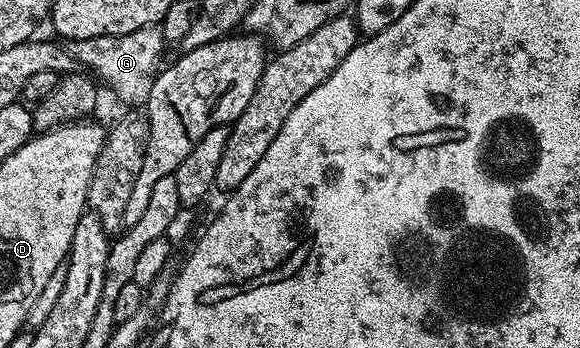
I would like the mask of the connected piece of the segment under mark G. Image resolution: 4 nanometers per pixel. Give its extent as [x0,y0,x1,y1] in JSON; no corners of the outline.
[75,25,165,107]

